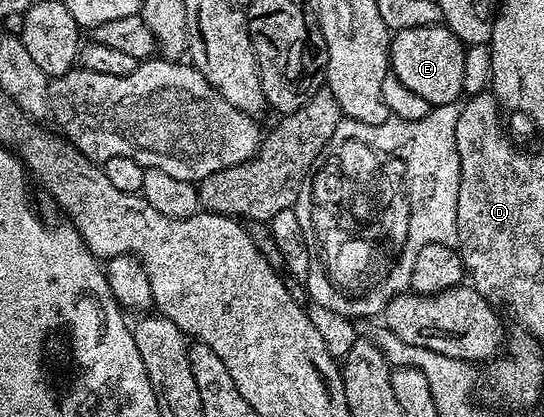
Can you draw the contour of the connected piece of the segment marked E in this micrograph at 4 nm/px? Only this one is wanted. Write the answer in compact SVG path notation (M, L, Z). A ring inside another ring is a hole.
M446 25L396 31L389 43L389 67L405 89L413 89L426 103L444 107L463 95L465 44Z

